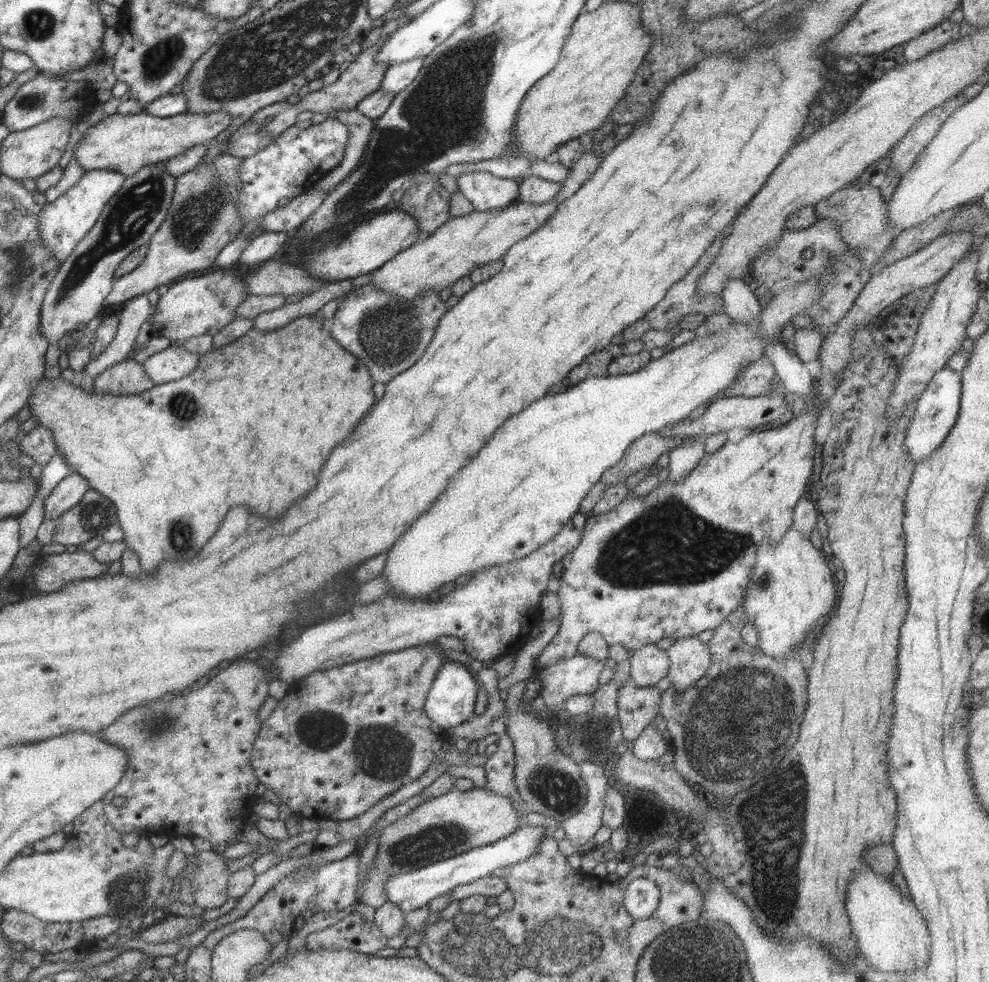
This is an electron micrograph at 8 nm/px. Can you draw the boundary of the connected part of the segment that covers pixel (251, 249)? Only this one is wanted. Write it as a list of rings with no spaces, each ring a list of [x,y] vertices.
[[[265,232],[255,236],[249,244],[240,252],[237,267],[251,268],[259,265],[283,246],[283,243],[289,241],[290,234],[286,232]]]

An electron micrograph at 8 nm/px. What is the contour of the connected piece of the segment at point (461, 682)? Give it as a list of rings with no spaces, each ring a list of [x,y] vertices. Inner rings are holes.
[[[453,661],[443,663],[435,672],[434,679],[431,679],[425,695],[423,710],[427,718],[443,729],[469,720],[474,714],[476,701],[477,684],[474,680],[475,677],[467,666]]]

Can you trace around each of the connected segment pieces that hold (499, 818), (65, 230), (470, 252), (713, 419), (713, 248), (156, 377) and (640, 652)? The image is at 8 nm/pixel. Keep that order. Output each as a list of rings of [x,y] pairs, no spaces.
[[[475,786],[465,791],[453,788],[441,796],[431,797],[413,808],[409,814],[393,821],[393,823],[380,830],[376,855],[370,866],[366,869],[367,879],[364,881],[359,879],[357,881],[356,891],[354,892],[356,898],[358,898],[359,903],[376,909],[388,900],[384,885],[392,876],[401,874],[402,872],[417,870],[428,864],[455,856],[460,852],[465,852],[470,848],[491,844],[507,836],[510,832],[513,832],[513,829],[516,829],[523,823],[524,821],[518,816],[516,808],[512,806],[506,796],[499,796],[494,792],[489,792]]]
[[[112,170],[83,171],[79,180],[38,212],[40,241],[60,265],[73,252],[79,240],[97,222],[106,202],[121,188],[124,176]]]
[[[519,201],[502,209],[473,210],[463,216],[451,217],[430,235],[420,236],[411,246],[376,268],[369,282],[375,288],[407,300],[423,291],[438,293],[478,266],[501,259],[512,244],[523,240],[549,220],[558,206],[555,201],[541,204]]]
[[[782,390],[771,391],[757,397],[715,397],[707,408],[697,418],[688,421],[679,421],[671,427],[670,438],[683,438],[687,436],[699,437],[717,432],[725,432],[727,441],[738,442],[741,438],[752,432],[757,426],[788,416],[790,398]]]
[[[730,224],[727,225],[712,241],[711,244],[700,254],[699,260],[693,264],[691,268],[681,277],[681,280],[676,284],[671,284],[669,290],[665,292],[665,296],[657,303],[649,312],[645,313],[645,318],[649,321],[650,328],[658,331],[666,331],[674,328],[682,316],[693,314],[702,314],[703,316],[709,316],[713,313],[724,312],[722,308],[722,298],[719,295],[705,295],[698,299],[696,297],[695,287],[697,287],[697,281],[703,276],[706,268],[711,266],[716,254],[719,252],[721,245],[724,243]]]
[[[169,346],[151,354],[141,364],[147,378],[154,385],[179,380],[193,372],[198,361],[199,352],[196,349],[185,350],[182,346]]]
[[[653,643],[636,648],[630,655],[630,679],[639,686],[657,684],[668,673],[666,652]]]

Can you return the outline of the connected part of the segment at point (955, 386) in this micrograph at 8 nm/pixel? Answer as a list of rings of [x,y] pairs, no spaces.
[[[945,366],[932,374],[916,400],[916,407],[911,422],[906,430],[905,446],[908,457],[914,464],[923,457],[929,456],[941,444],[949,432],[958,413],[962,384],[959,373]]]

